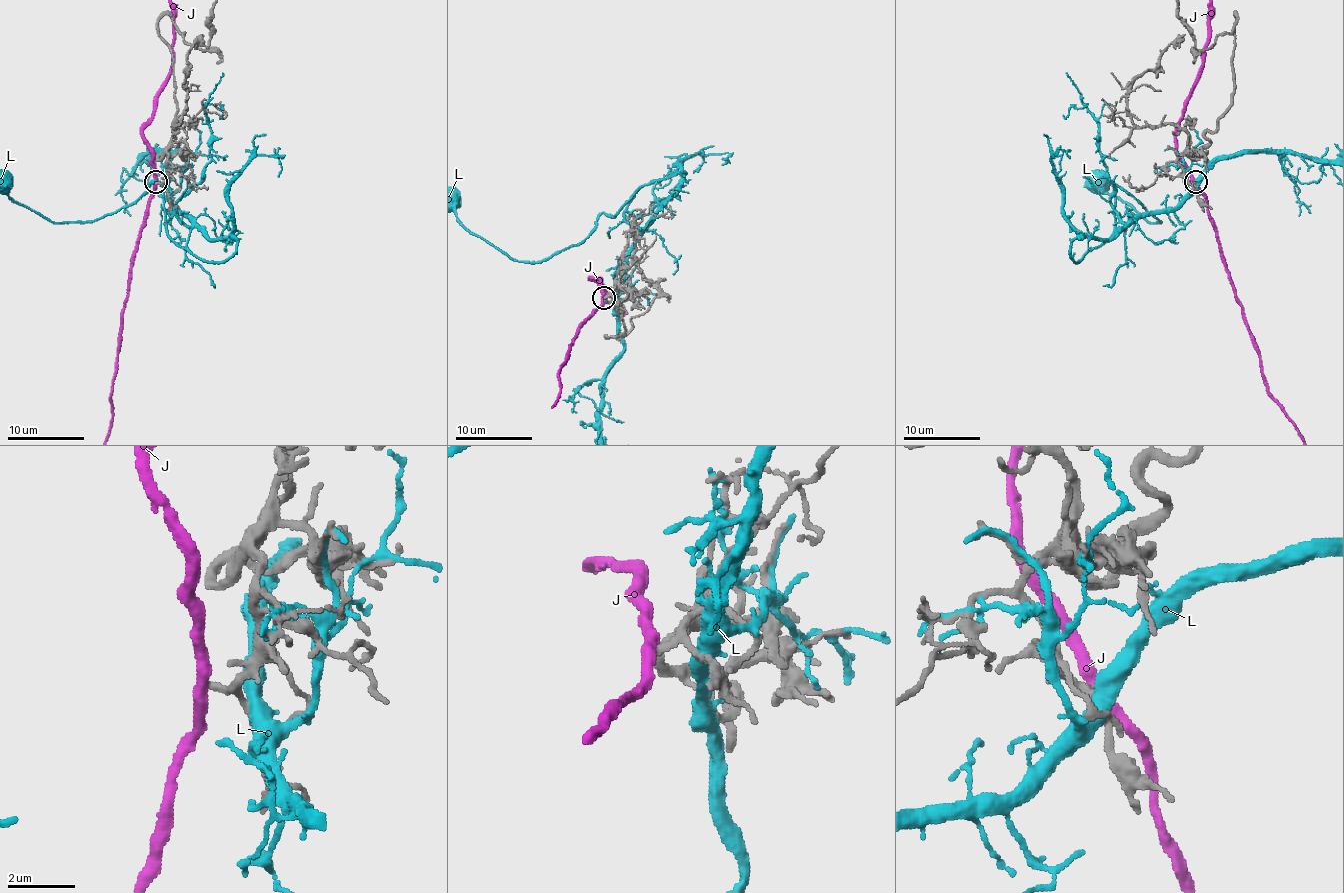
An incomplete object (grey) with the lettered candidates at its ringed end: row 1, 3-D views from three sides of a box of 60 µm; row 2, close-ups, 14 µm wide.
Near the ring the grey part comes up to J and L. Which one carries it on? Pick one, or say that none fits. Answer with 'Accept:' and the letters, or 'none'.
Accept: none

